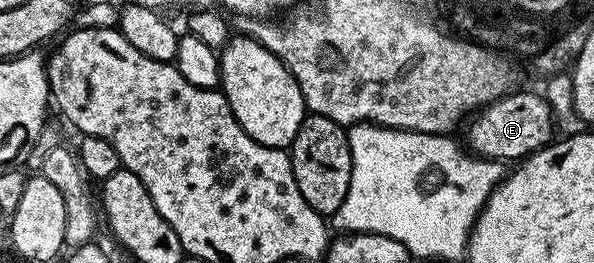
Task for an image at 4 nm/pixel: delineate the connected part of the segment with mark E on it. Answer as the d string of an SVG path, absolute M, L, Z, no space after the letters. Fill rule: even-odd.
M516 91L494 101L472 116L466 126L468 148L488 160L512 161L530 156L551 143L555 132L554 113L542 94Z

